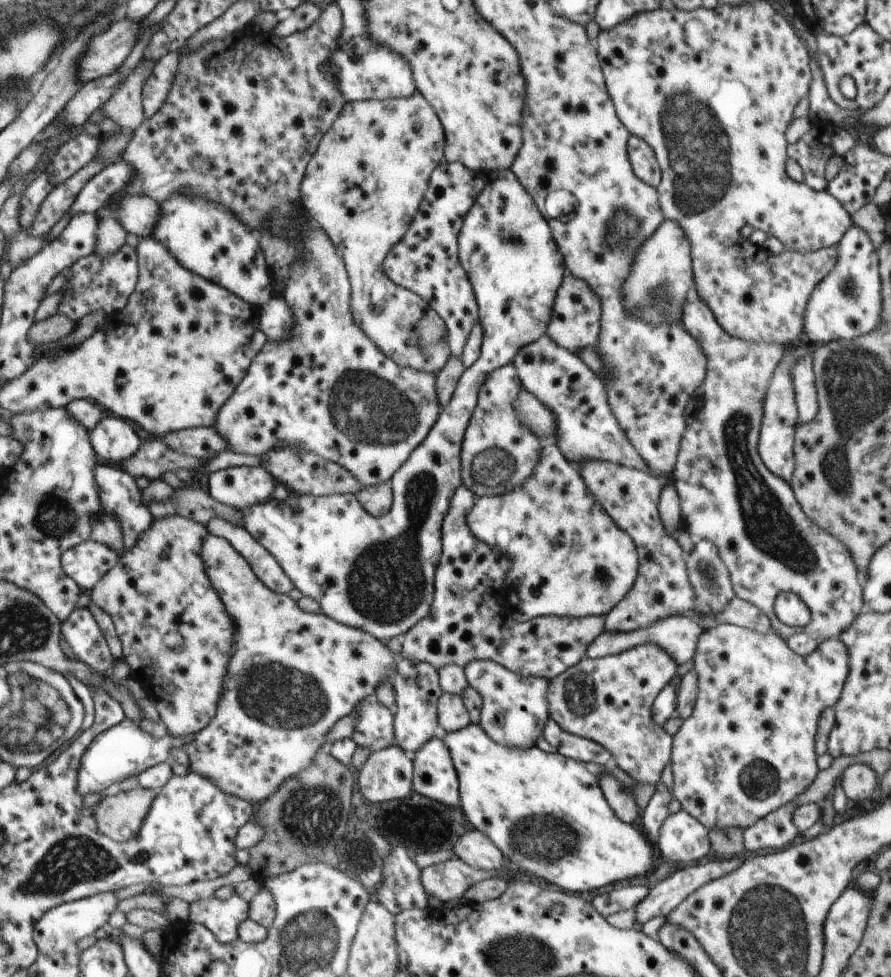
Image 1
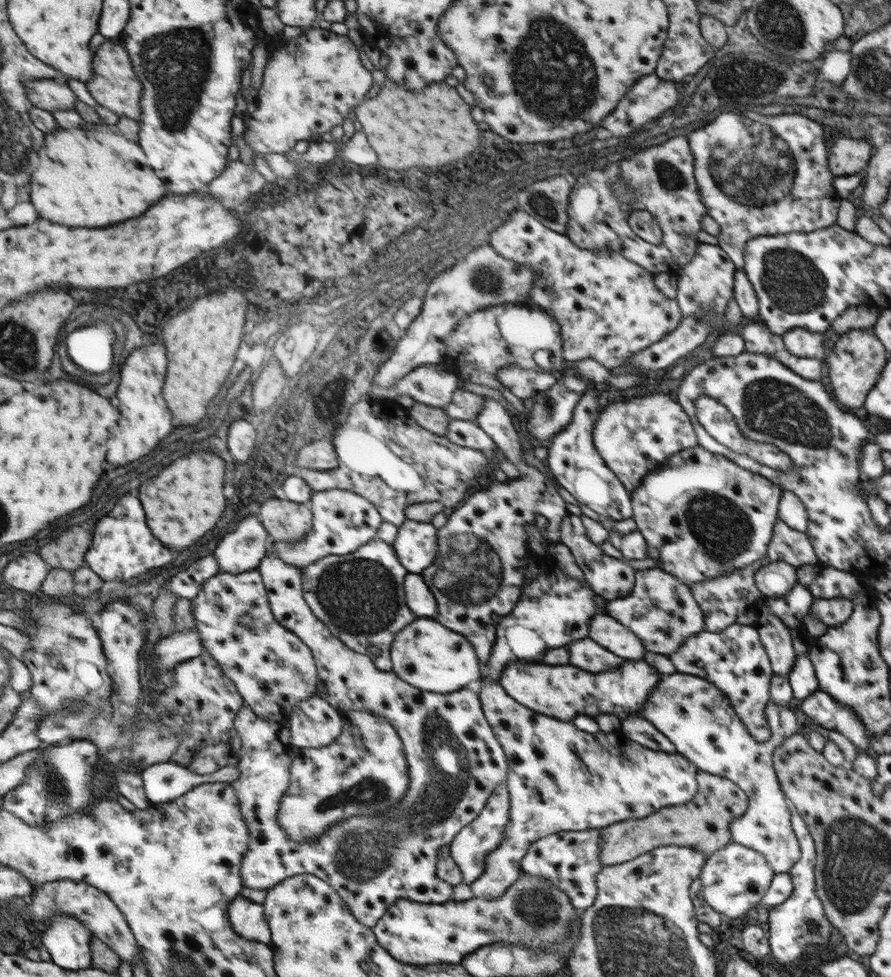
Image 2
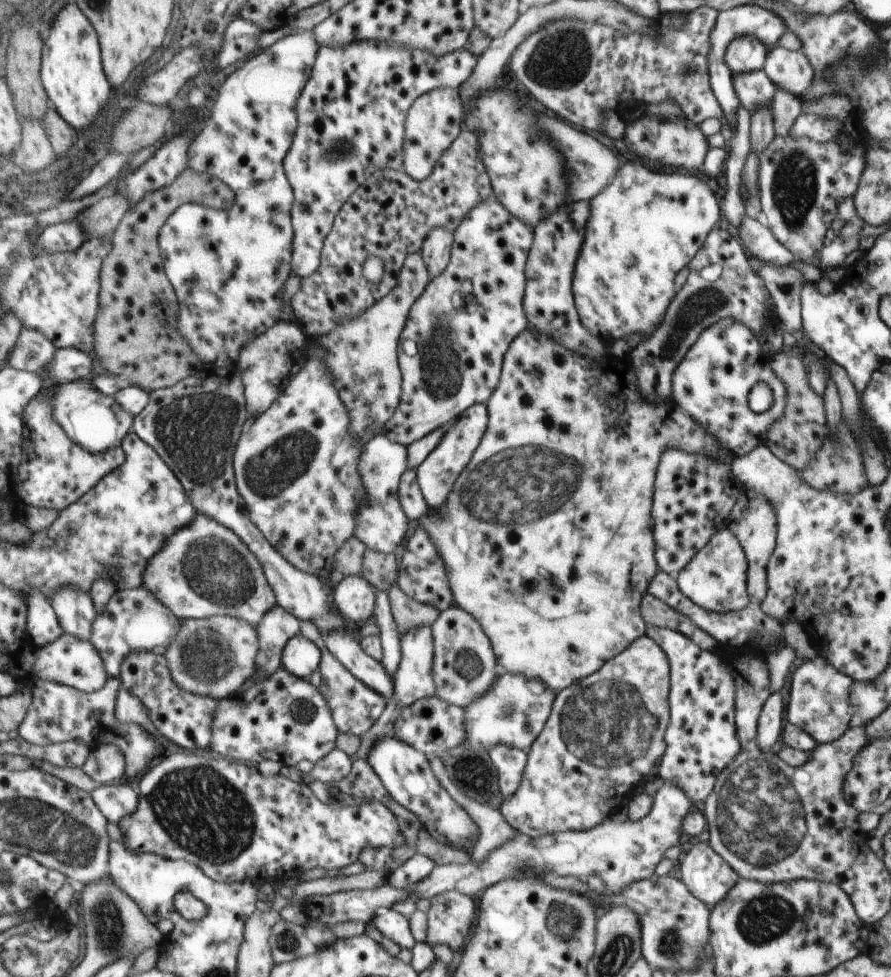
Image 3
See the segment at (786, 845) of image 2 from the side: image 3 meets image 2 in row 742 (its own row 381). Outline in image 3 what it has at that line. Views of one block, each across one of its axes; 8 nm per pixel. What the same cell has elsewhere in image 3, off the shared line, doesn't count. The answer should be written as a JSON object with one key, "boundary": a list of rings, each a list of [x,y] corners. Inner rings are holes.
{"boundary":[[[723,318],[722,320],[719,320],[718,322],[715,322],[712,326],[709,326],[708,328],[704,329],[704,332],[700,333],[700,336],[698,337],[698,340],[694,343],[694,346],[686,353],[686,356],[682,359],[682,362],[680,364],[677,364],[676,370],[674,371],[672,380],[672,402],[674,404],[678,402],[680,406],[692,417],[695,418],[701,425],[705,426],[705,429],[712,433],[713,435],[717,436],[717,444],[720,443],[721,445],[724,445],[726,450],[730,450],[734,456],[746,456],[755,446],[758,446],[759,444],[763,443],[764,436],[766,433],[768,433],[768,430],[772,428],[773,424],[779,420],[779,418],[782,416],[782,413],[784,412],[785,406],[786,406],[786,395],[787,390],[784,386],[784,383],[779,379],[776,375],[776,372],[772,369],[771,360],[764,357],[763,351],[761,350],[761,344],[758,340],[758,336],[754,334],[752,330],[750,330],[749,327],[746,325],[743,325],[742,322],[738,322],[735,318]],[[757,383],[767,383],[767,385],[770,387],[770,390],[773,394],[773,403],[766,412],[757,413],[756,411],[752,410],[750,408],[750,394],[751,391],[754,390],[754,386]]]}

